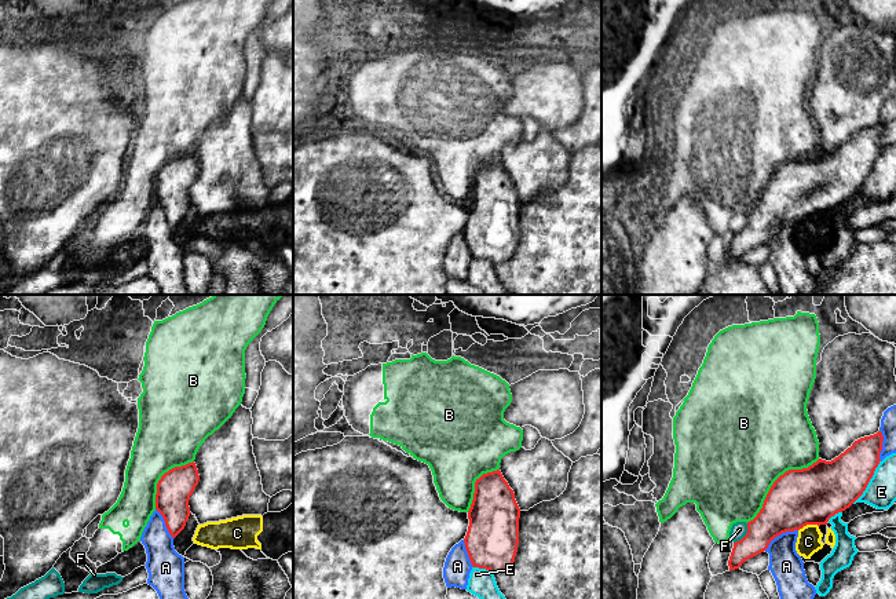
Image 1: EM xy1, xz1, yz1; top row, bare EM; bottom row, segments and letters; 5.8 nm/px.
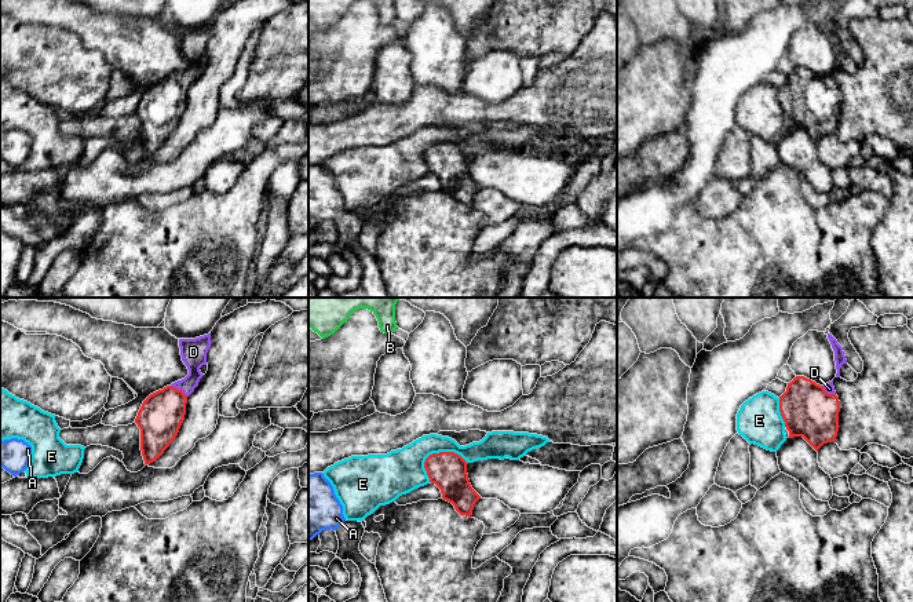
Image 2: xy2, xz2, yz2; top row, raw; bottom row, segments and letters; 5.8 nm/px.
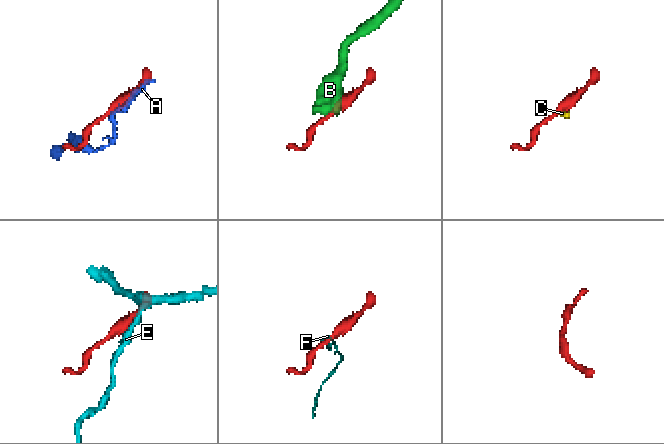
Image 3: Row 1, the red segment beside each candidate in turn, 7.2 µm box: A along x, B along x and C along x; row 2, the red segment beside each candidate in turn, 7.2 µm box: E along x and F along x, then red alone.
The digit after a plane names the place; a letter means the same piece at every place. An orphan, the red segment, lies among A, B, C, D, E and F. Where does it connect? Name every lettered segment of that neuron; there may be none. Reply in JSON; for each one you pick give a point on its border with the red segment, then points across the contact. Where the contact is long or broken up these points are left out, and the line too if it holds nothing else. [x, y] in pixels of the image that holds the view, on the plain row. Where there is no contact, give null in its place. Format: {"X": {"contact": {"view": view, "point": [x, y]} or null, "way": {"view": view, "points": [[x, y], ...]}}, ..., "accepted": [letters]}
{"D": {"contact": {"view": "xy2", "point": [179, 81]}, "way": {"view": "xy2", "points": [[163, 104], [179, 81], [193, 68], [193, 43]]}}, "accepted": ["D"]}

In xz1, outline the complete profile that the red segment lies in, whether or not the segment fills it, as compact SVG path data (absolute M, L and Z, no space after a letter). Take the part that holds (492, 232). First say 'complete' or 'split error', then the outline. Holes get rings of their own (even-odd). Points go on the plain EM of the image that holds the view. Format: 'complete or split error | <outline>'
complete | M500 161L475 174L464 230L473 259L493 266L508 262L518 244L520 200Z

